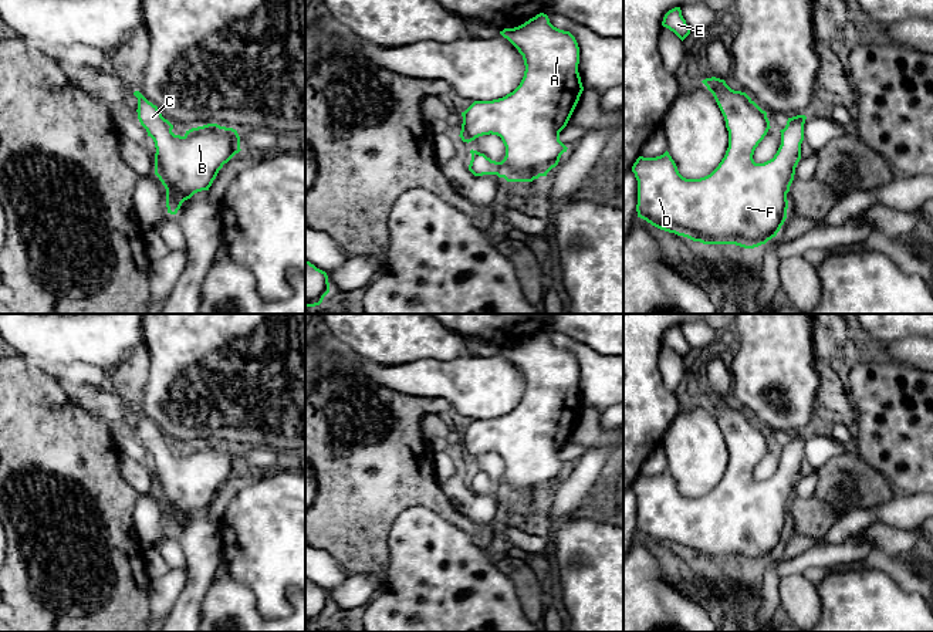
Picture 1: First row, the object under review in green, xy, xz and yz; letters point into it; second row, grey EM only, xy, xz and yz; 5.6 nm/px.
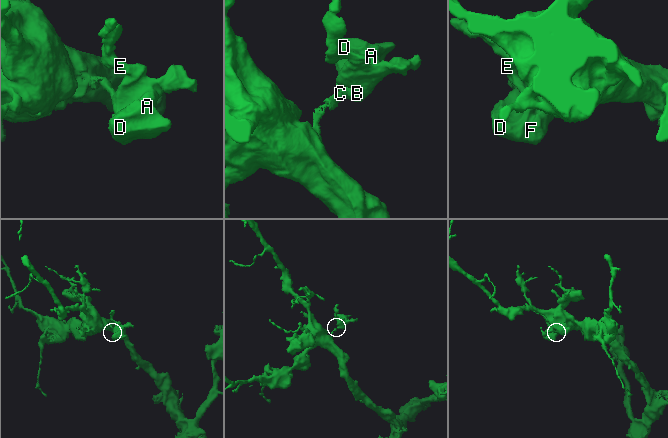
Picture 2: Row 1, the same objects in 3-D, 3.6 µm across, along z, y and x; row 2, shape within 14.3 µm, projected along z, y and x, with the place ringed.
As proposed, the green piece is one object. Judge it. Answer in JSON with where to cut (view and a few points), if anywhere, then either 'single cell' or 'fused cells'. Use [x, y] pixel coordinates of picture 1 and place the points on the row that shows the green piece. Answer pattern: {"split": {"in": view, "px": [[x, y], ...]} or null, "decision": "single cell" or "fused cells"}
{"split": null, "decision": "single cell"}

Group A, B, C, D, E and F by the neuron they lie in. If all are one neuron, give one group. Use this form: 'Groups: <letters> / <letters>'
Groups: A B C D E F

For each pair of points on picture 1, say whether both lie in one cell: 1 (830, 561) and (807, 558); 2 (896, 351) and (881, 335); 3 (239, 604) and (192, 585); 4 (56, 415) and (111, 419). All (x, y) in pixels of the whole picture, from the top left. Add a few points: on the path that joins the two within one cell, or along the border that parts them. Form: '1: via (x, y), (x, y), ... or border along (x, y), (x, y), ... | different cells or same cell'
1: via (824, 558), (813, 558) | same cell
2: border along (918, 334), (871, 348) | different cells
3: border along (212, 580), (199, 617) | different cells
4: border along (68, 405), (77, 405), (94, 413), (112, 431) | different cells

